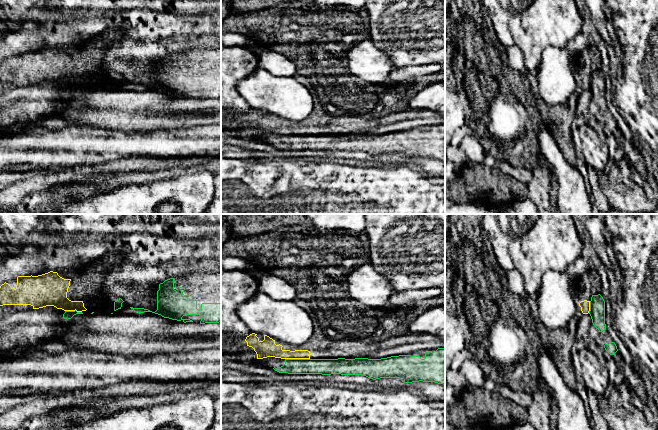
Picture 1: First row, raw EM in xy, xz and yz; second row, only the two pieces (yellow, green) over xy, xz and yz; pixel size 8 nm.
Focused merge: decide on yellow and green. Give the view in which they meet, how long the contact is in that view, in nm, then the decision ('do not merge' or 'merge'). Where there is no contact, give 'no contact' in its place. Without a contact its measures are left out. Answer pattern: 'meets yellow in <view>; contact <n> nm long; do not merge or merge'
meets yellow in xz; contact 200 nm long; do not merge

